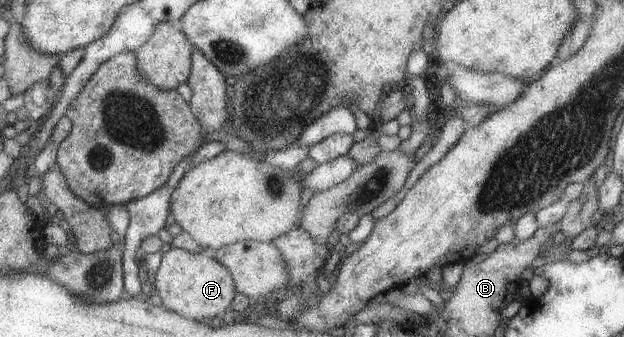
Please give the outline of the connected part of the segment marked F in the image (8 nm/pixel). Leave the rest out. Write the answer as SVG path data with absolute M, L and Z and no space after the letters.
M170 246L168 251L161 255L159 266L150 277L161 304L180 316L204 321L230 313L235 293L231 274L216 260L208 257L205 251L189 253Z

